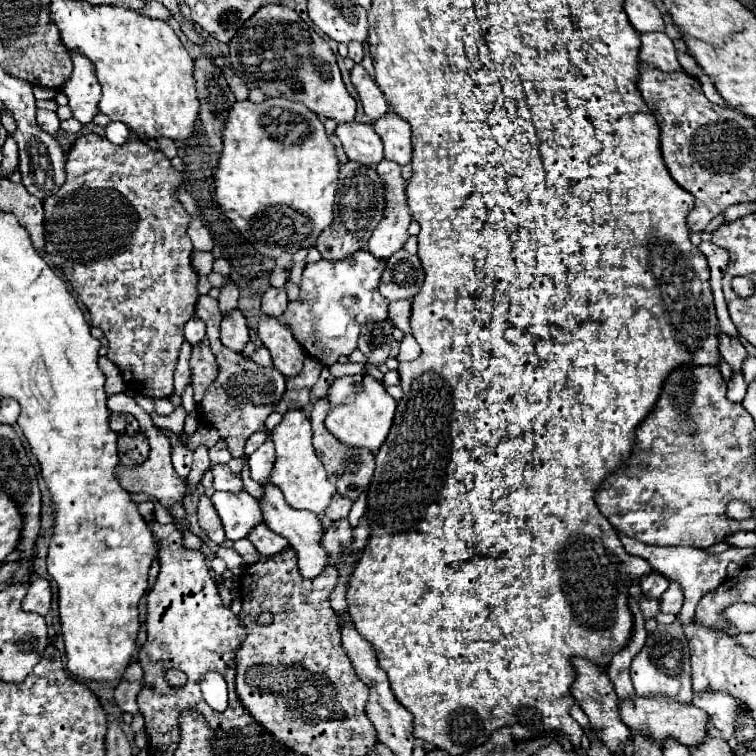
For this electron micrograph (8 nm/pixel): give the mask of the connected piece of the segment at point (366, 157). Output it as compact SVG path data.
M345 122L335 130L349 160L377 166L383 160L383 144L371 124Z

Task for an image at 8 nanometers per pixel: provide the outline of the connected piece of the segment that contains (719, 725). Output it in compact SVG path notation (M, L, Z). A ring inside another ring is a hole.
M703 692L693 696L693 704L709 714L709 736L729 740L735 736L735 724L739 712L735 708L735 698L727 692Z

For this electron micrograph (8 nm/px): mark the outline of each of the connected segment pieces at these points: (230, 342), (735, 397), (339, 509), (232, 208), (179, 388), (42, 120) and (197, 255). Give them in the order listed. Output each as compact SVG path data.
M235 308L233 312L223 316L221 322L221 342L235 350L241 352L243 346L249 342L249 328L247 328L247 320L243 316L243 312L239 308Z
M739 370L739 372L733 372L733 374L731 374L731 380L729 380L727 398L729 398L731 402L741 402L743 396L745 396L745 392L747 392L747 384L745 384L745 380L743 380L743 372L741 372L741 370Z
M335 492L335 496L331 496L331 502L329 506L325 508L325 514L331 518L331 520L339 520L339 518L345 518L351 510L351 500L347 496L341 496Z
M267 98L261 104L235 102L223 128L223 150L215 168L215 200L235 228L263 256L277 258L283 252L311 248L317 236L333 220L339 160L329 142L323 122L305 104L285 98Z
M183 342L181 352L179 352L179 362L177 362L177 370L175 370L175 392L183 394L189 378L191 378L191 370L189 370L189 356L191 356L191 344Z
M37 110L37 122L49 134L57 134L57 130L59 130L59 118L51 110Z
M193 252L193 266L199 274L209 274L213 268L213 254L207 252Z

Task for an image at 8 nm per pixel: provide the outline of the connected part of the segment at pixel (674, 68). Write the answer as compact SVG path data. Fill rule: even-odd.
M665 32L641 34L641 62L653 64L663 72L681 72L681 66L675 56L675 46Z

